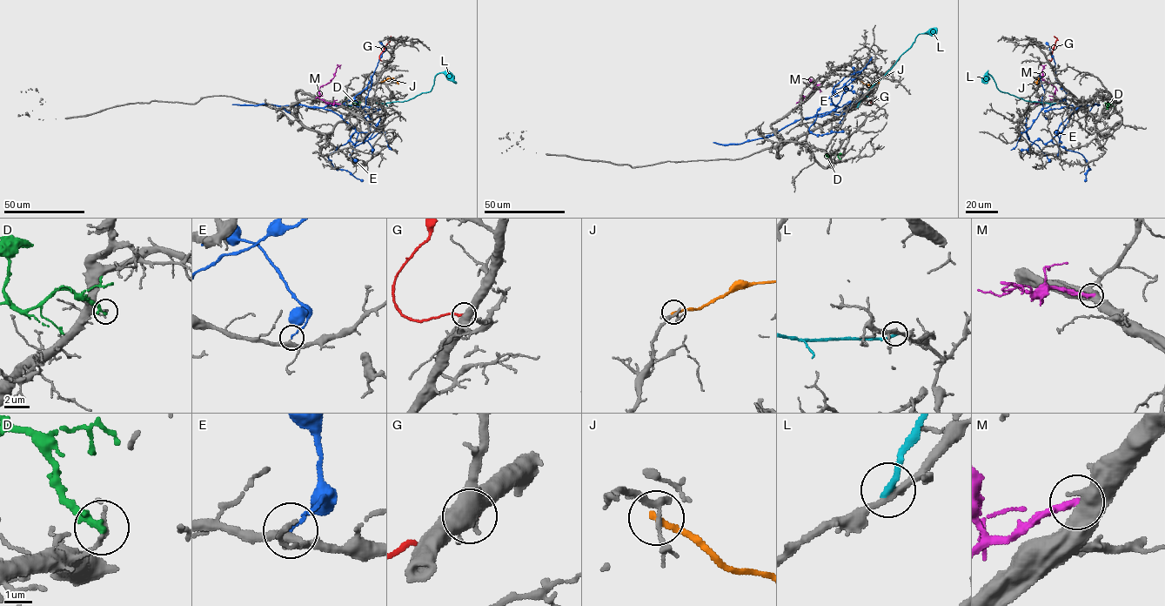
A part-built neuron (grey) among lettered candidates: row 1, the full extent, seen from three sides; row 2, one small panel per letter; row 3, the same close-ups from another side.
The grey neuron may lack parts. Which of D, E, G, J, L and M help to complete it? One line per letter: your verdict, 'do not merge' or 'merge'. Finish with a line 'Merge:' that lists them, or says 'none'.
D: do not merge
E: do not merge
G: do not merge
J: do not merge
L: do not merge
M: do not merge
Merge: none

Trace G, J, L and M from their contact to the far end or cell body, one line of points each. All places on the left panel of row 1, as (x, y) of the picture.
G: (388, 60), (381, 61), (379, 55), (391, 36)
J: (379, 82), (394, 78), (398, 84)
L: (377, 103), (403, 102), (429, 92), (438, 73), (443, 72), (457, 83)
M: (340, 104), (319, 98), (319, 87), (330, 82), (336, 69), (339, 66), (340, 69)

